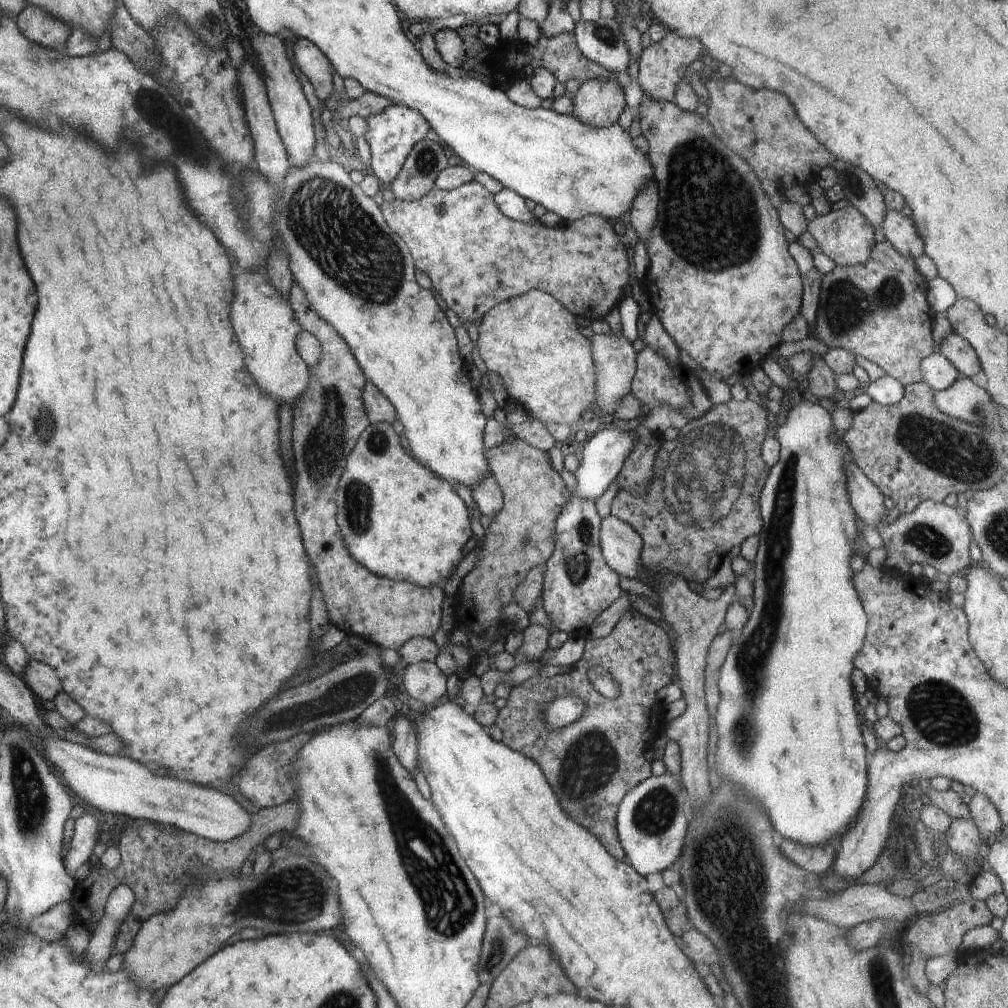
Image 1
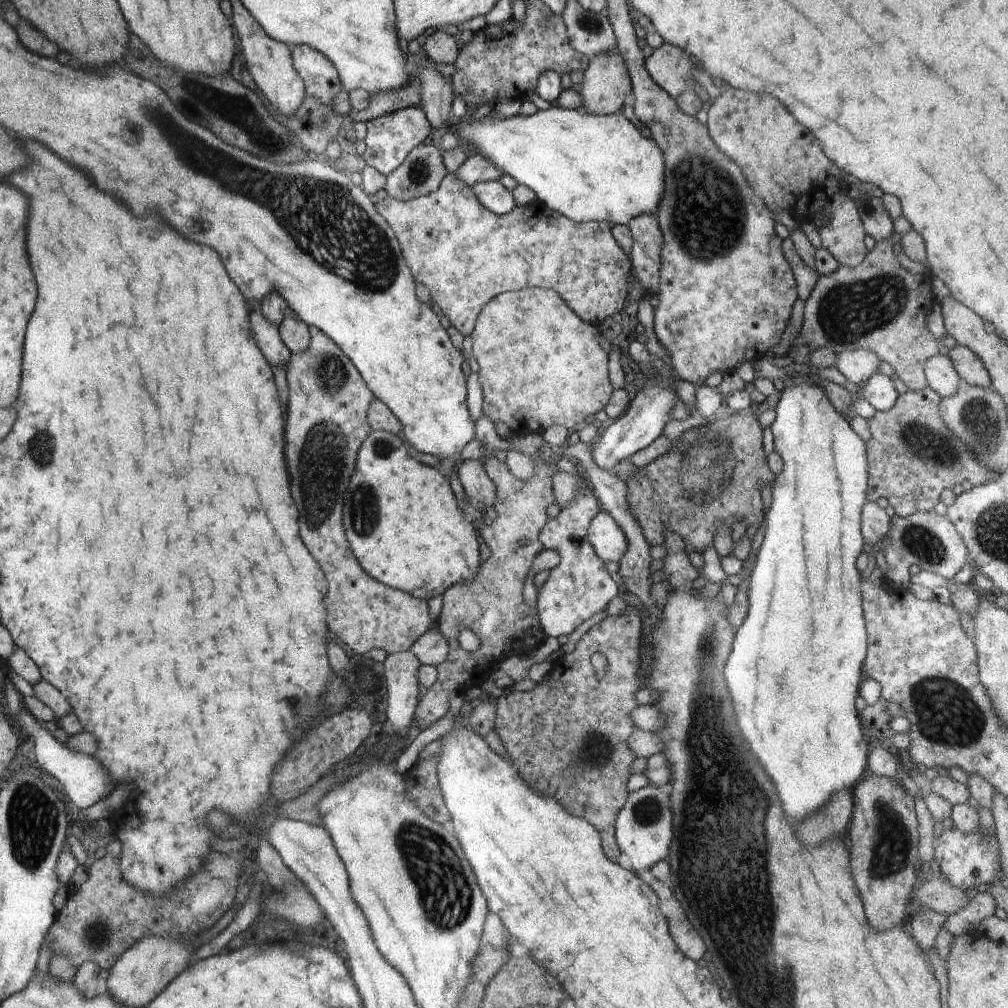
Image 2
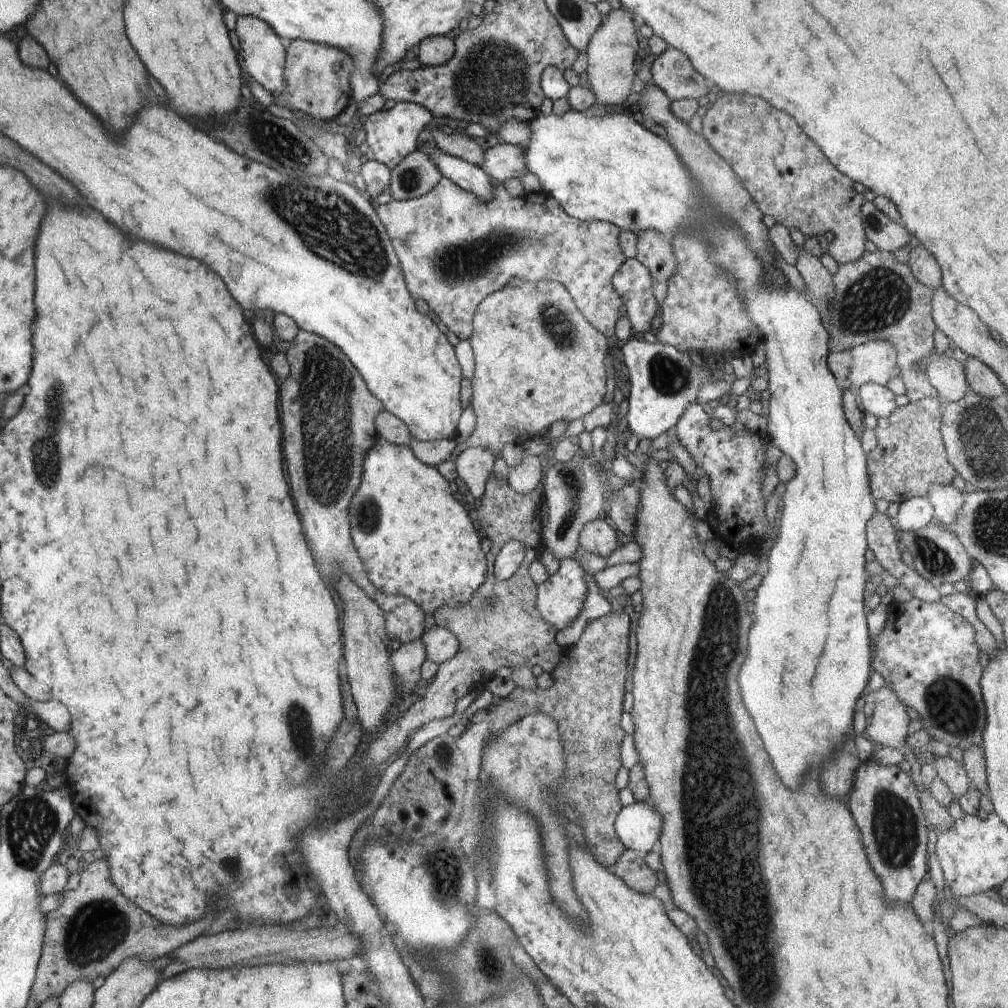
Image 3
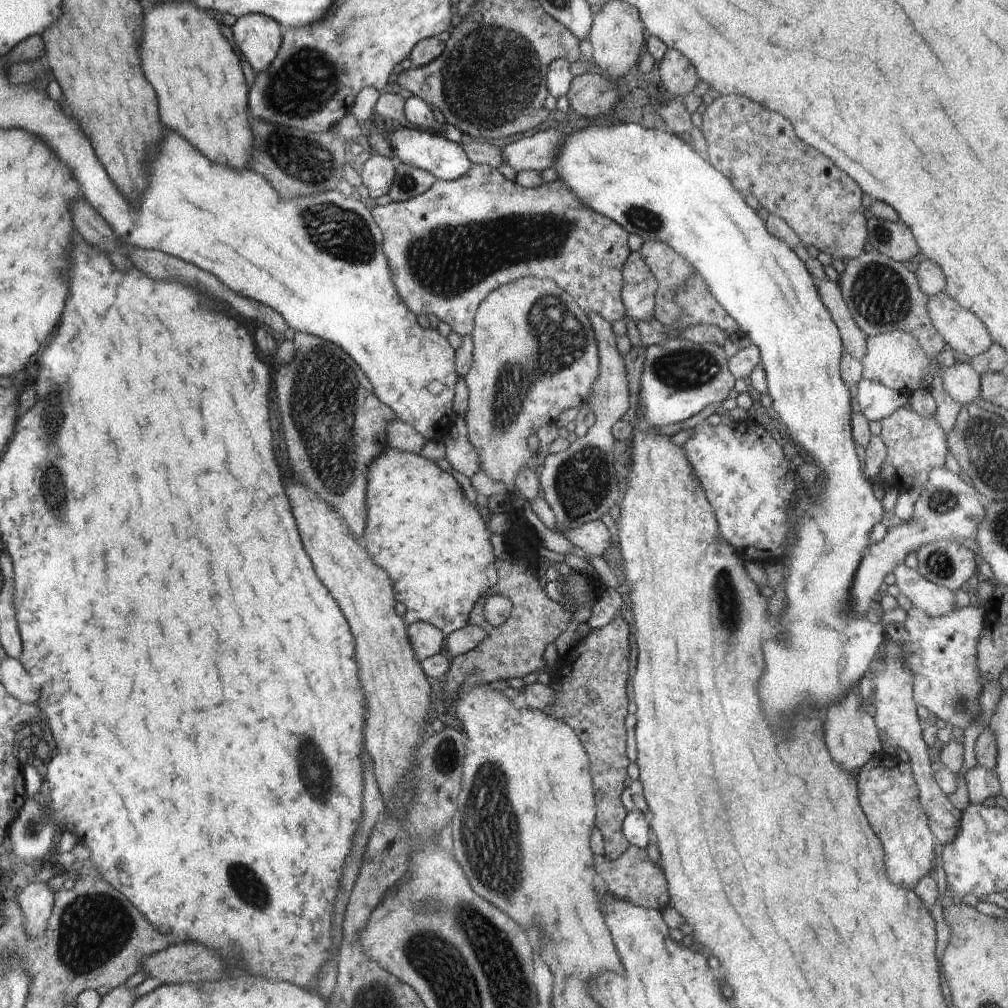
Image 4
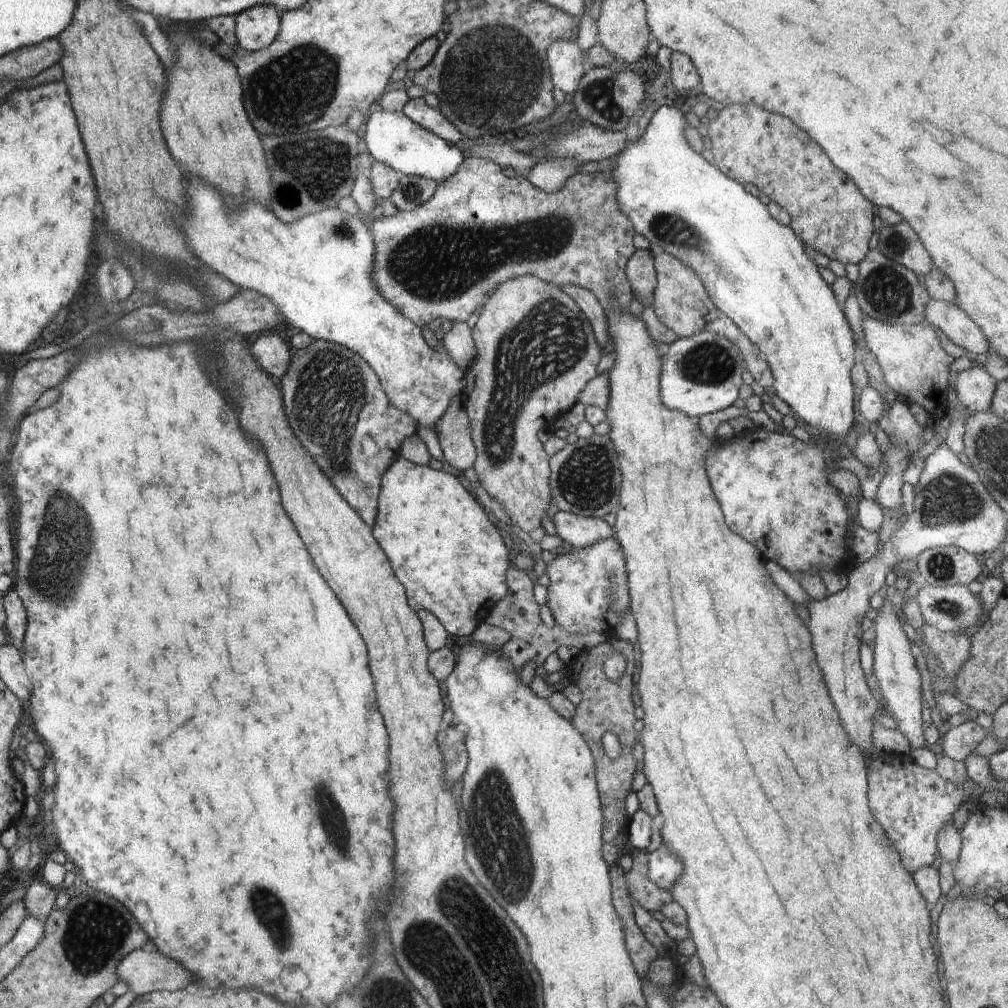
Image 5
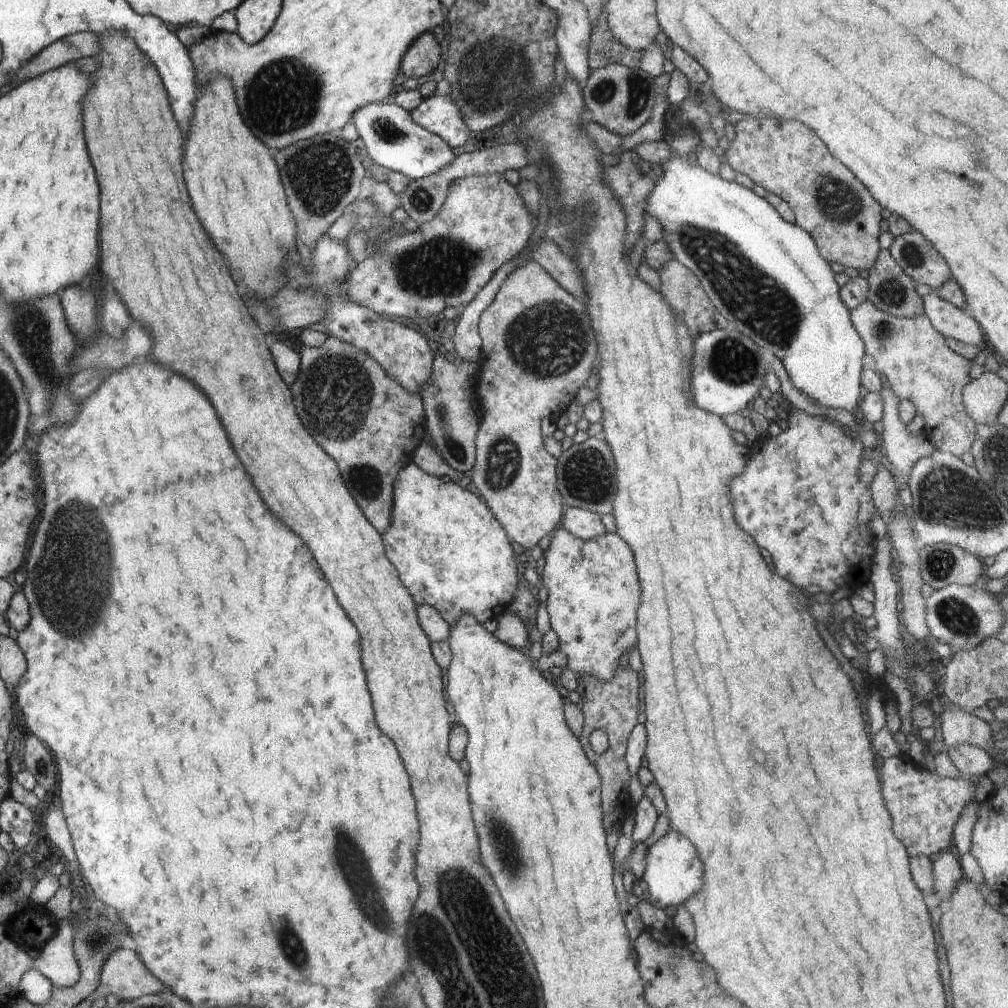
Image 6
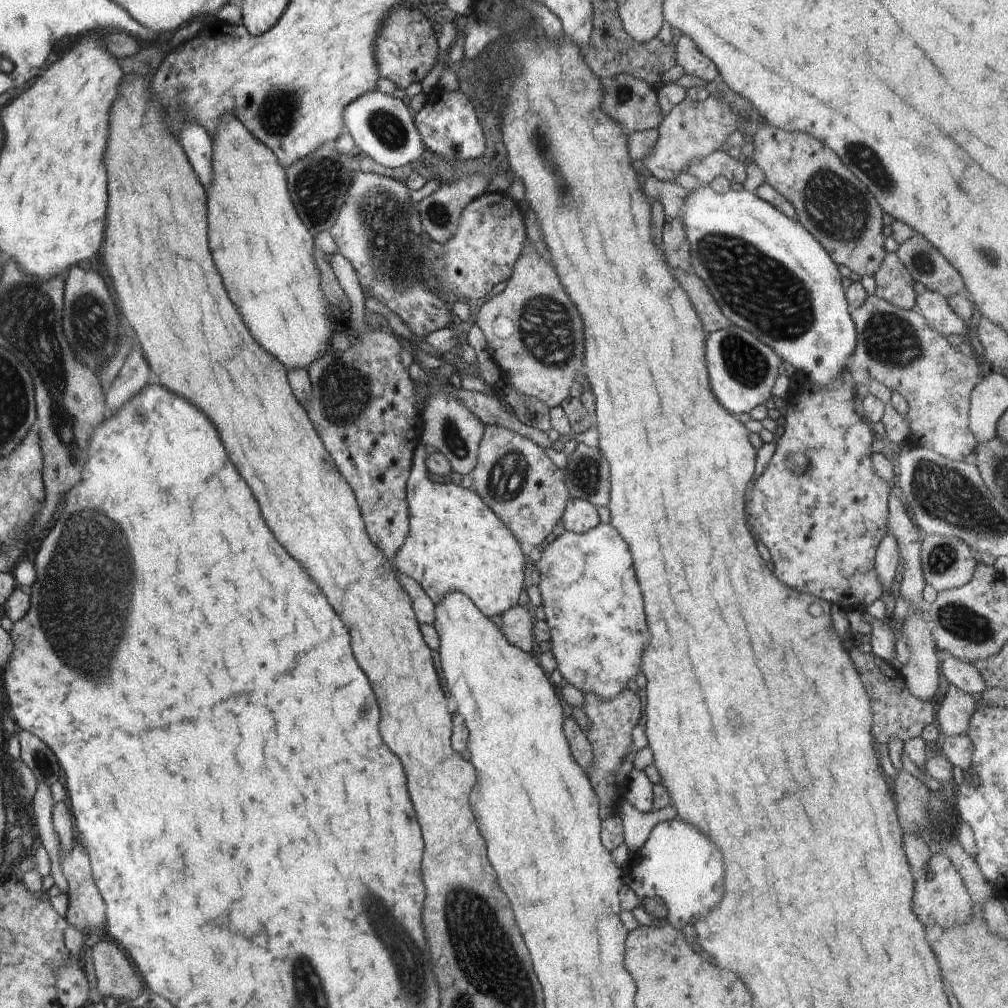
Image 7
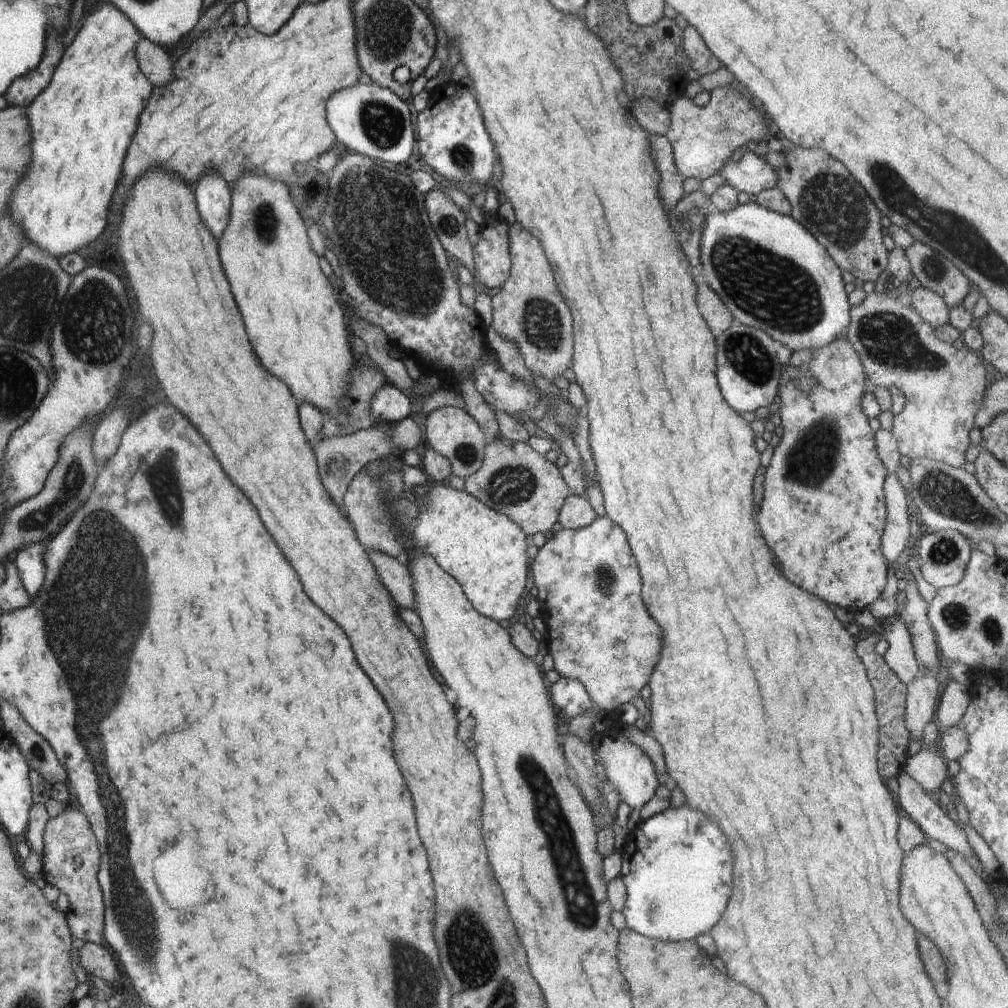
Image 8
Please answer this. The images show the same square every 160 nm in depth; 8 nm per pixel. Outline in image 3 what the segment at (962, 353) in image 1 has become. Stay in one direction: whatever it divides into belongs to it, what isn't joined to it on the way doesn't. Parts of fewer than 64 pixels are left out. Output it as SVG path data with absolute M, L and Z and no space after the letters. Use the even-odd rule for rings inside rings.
M970 357L966 364L962 365L969 387L980 396L994 399L1002 396L1005 392L1005 386L993 370L977 358Z

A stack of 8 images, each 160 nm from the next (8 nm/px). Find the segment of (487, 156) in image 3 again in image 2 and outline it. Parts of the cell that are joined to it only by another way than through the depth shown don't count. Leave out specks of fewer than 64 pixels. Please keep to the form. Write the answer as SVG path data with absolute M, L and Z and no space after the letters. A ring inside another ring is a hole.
M470 153L467 160L464 160L460 168L454 172L454 178L458 178L468 188L476 182L498 181L502 175L500 168L494 168L490 160L478 153Z

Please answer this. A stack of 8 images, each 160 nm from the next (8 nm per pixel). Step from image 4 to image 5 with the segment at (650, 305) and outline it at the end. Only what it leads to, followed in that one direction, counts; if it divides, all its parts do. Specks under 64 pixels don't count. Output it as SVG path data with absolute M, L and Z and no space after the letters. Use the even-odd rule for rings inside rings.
M636 249L626 265L632 291L644 307L652 305L654 289L657 285L654 257L651 249Z

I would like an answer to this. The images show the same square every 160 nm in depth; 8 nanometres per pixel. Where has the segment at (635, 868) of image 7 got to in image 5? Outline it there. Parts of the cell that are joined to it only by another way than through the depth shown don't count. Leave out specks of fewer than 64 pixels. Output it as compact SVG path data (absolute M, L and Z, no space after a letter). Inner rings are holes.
M664 844L649 852L648 868L648 878L665 891L671 891L685 871L684 861Z

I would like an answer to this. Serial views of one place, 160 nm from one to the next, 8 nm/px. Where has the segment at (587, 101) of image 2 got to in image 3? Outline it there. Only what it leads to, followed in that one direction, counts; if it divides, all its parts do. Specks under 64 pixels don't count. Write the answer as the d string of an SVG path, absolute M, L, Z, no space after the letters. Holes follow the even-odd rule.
M612 9L592 35L587 52L587 74L590 88L595 92L598 102L606 105L622 104L630 94L634 82L634 62L640 53L636 28L627 10Z

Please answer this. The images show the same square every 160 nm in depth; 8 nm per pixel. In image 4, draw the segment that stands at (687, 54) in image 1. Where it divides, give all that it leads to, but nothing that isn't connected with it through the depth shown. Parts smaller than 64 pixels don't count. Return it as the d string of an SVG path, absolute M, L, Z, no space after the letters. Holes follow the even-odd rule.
M667 49L660 66L657 67L666 90L676 94L678 98L692 92L700 79L695 66L692 66L686 56L674 49Z

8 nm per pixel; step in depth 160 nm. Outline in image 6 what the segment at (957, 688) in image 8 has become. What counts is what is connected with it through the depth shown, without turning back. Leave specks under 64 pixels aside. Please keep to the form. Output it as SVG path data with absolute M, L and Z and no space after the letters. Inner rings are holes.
M951 705L940 715L940 720L942 736L949 748L969 744L992 755L997 753L991 744L992 732L989 724L970 712Z

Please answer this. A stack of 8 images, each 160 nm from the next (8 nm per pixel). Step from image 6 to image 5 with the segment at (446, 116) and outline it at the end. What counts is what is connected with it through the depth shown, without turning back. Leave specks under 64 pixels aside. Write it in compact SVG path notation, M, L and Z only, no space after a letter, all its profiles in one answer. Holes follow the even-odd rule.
M422 97L409 99L403 112L415 123L453 145L466 138L438 109L430 107Z

